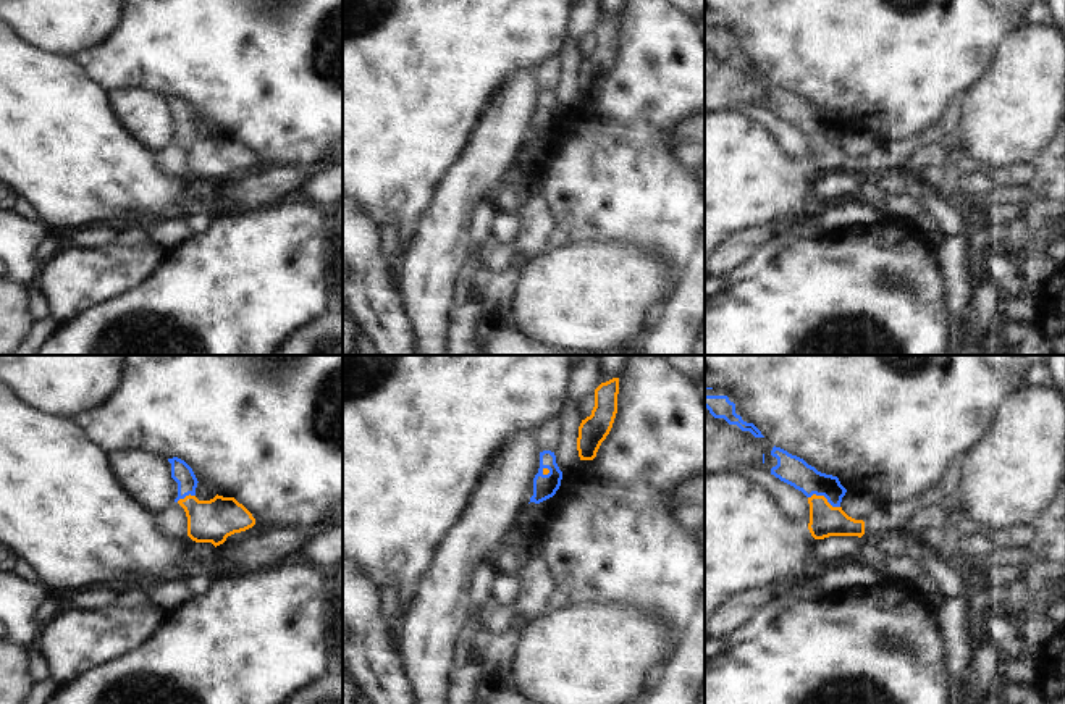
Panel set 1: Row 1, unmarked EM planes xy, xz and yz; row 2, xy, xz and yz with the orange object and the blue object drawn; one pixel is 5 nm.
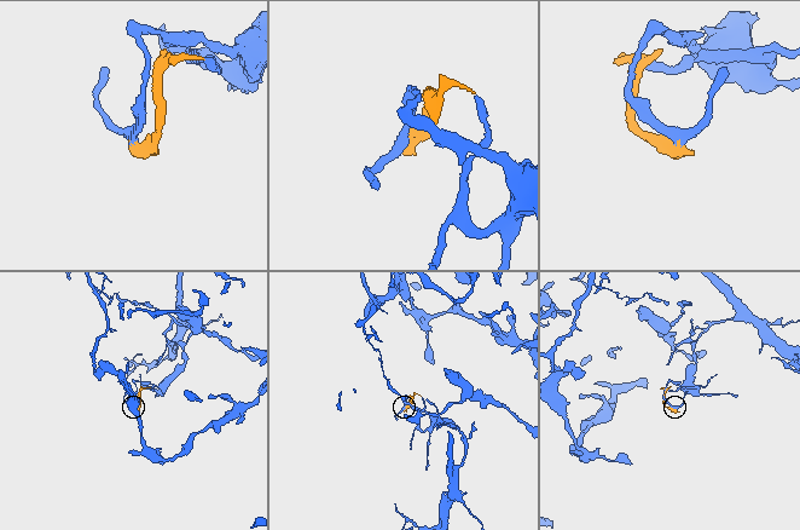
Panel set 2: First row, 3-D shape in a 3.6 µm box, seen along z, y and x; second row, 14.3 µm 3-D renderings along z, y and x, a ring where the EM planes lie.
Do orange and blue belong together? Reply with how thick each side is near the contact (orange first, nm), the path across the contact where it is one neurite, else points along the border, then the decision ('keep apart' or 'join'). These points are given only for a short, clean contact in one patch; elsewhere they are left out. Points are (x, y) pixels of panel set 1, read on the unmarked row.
160 nm thick on the orange side, 140 nm on the other; runs through yz (825, 159), (825, 136), (791, 107); join

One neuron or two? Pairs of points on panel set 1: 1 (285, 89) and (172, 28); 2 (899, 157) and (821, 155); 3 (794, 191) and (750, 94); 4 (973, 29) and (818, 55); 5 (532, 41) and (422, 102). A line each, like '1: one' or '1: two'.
1: one
2: one
3: two
4: one
5: one

